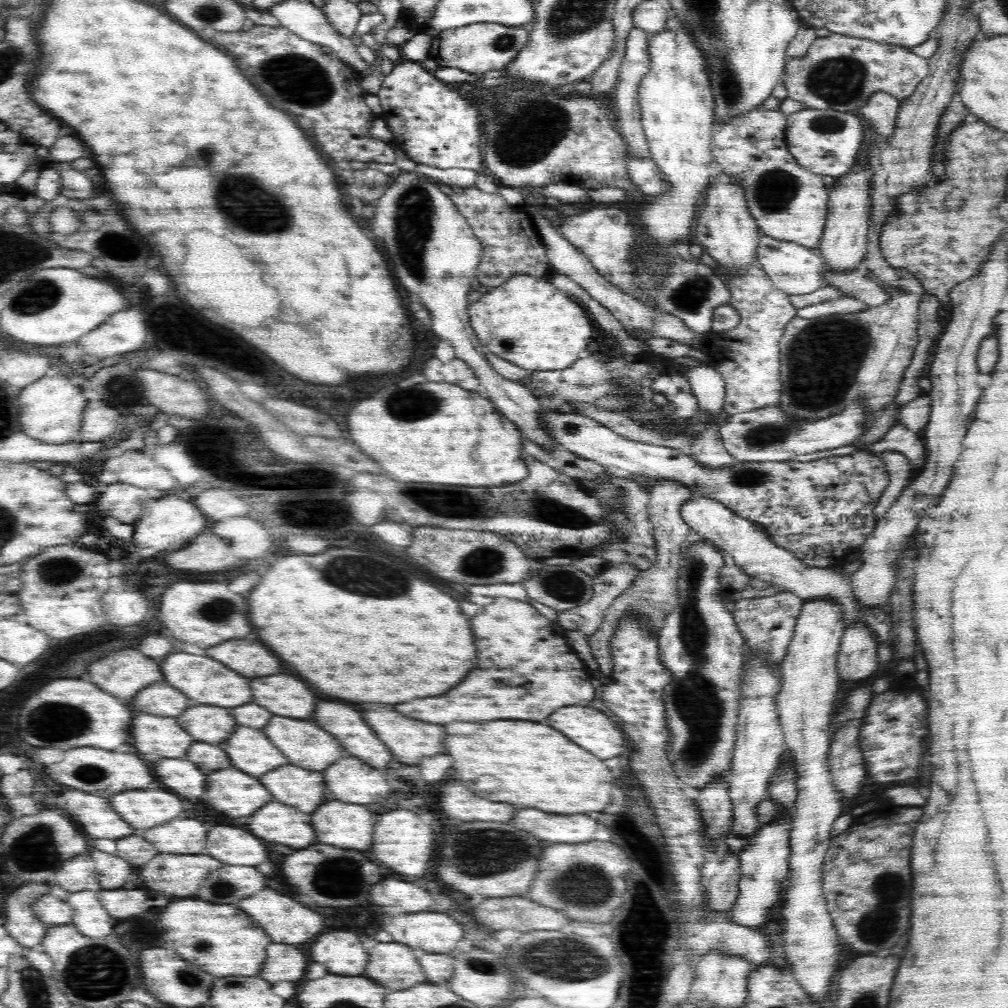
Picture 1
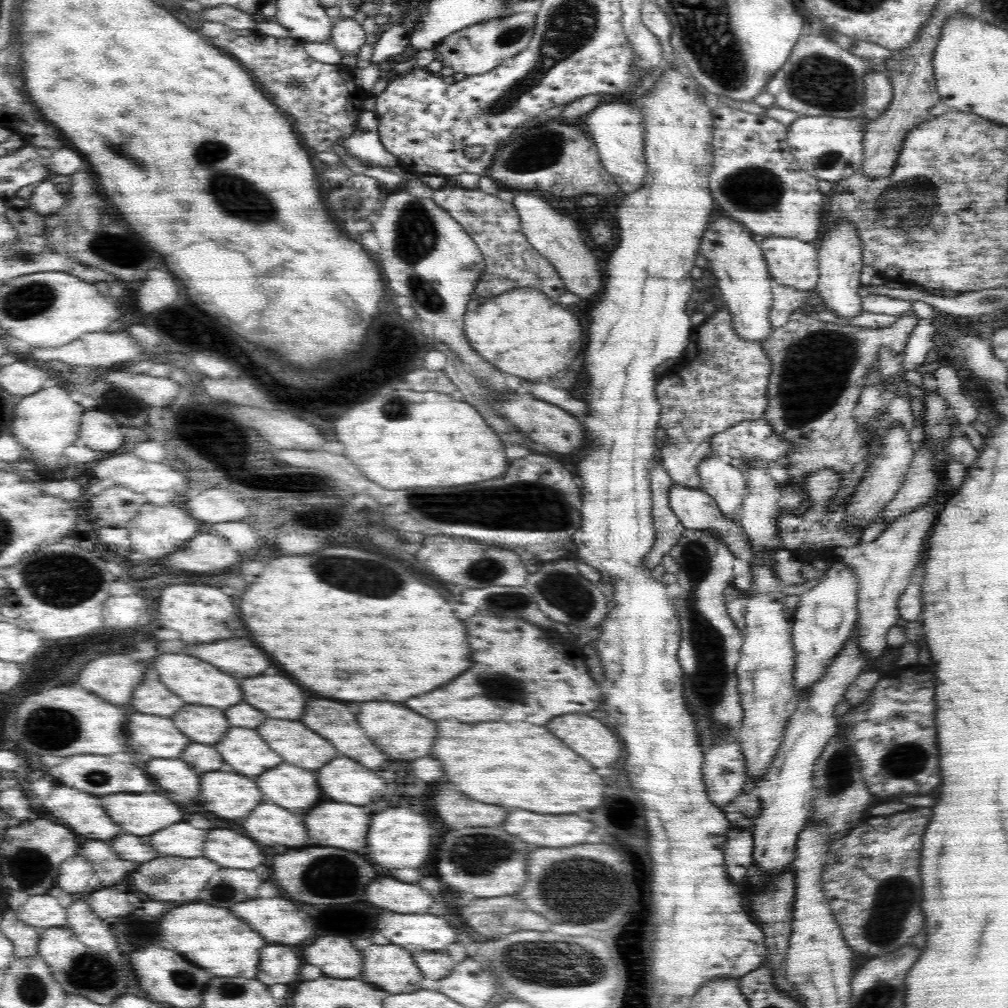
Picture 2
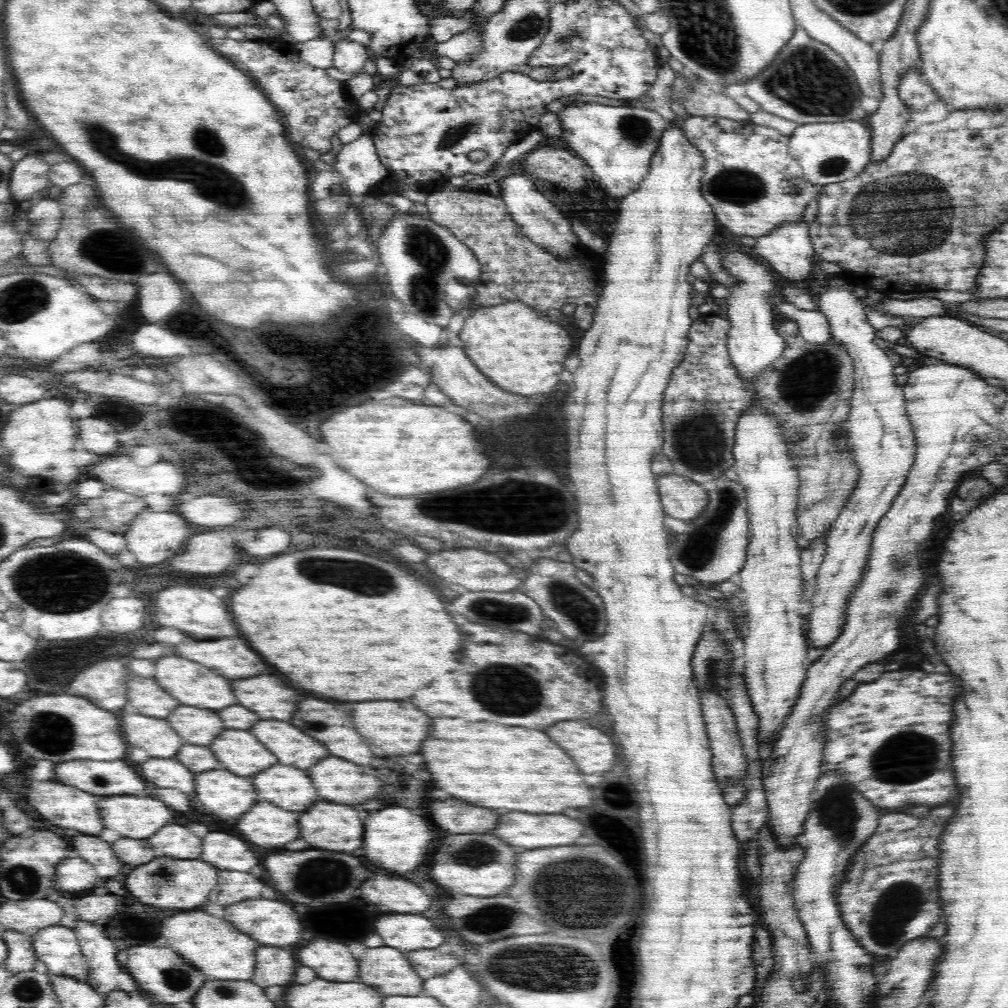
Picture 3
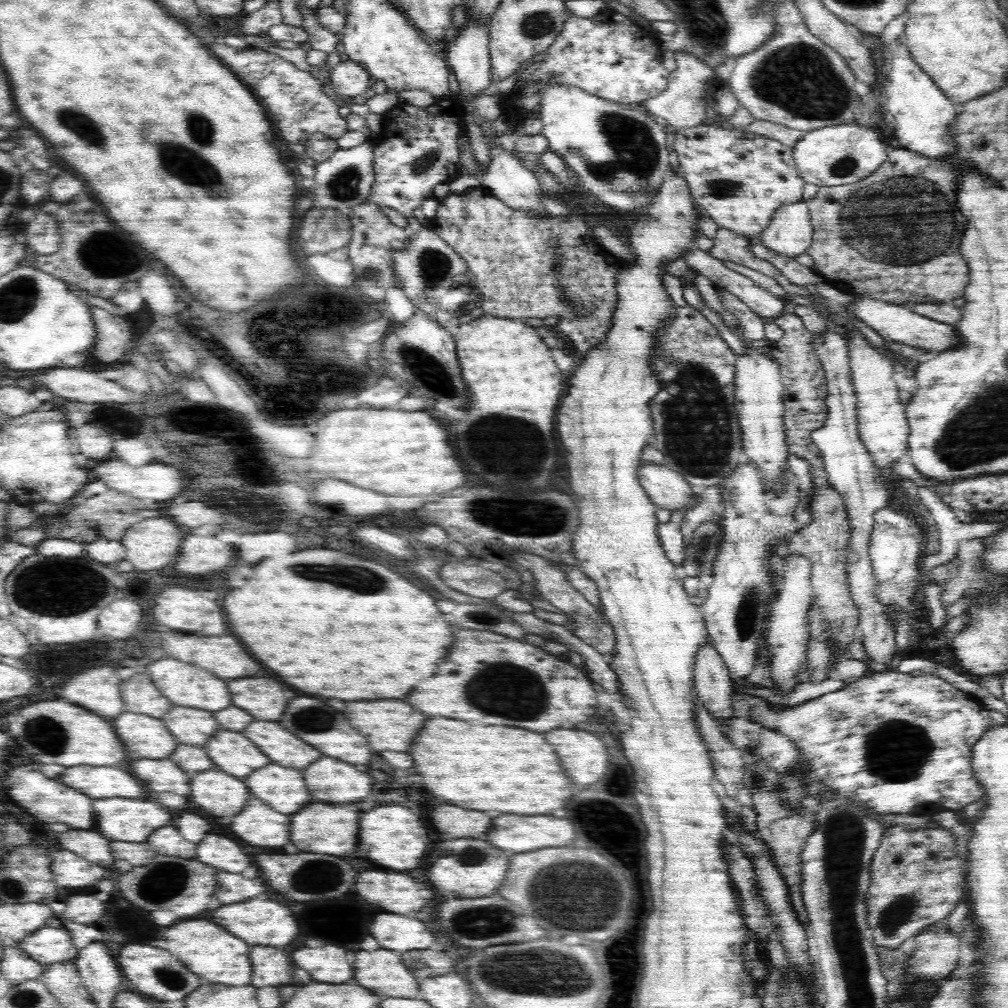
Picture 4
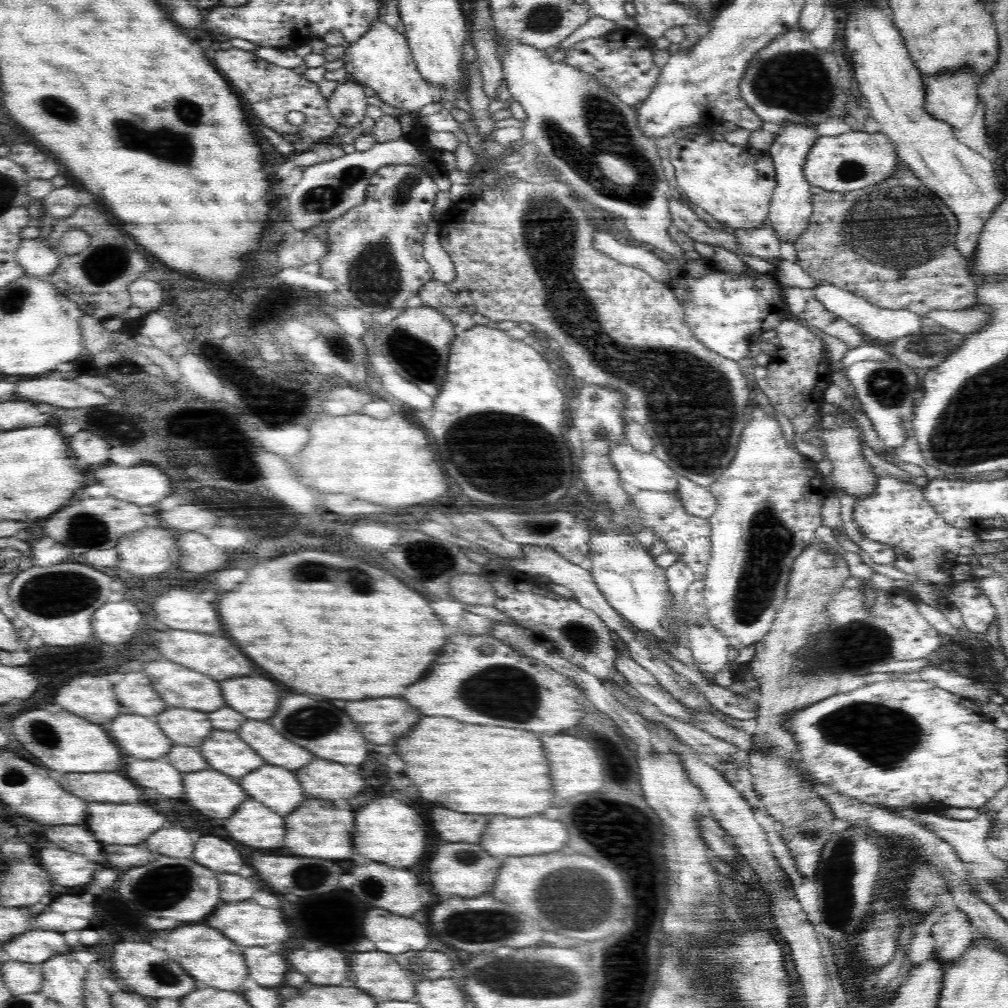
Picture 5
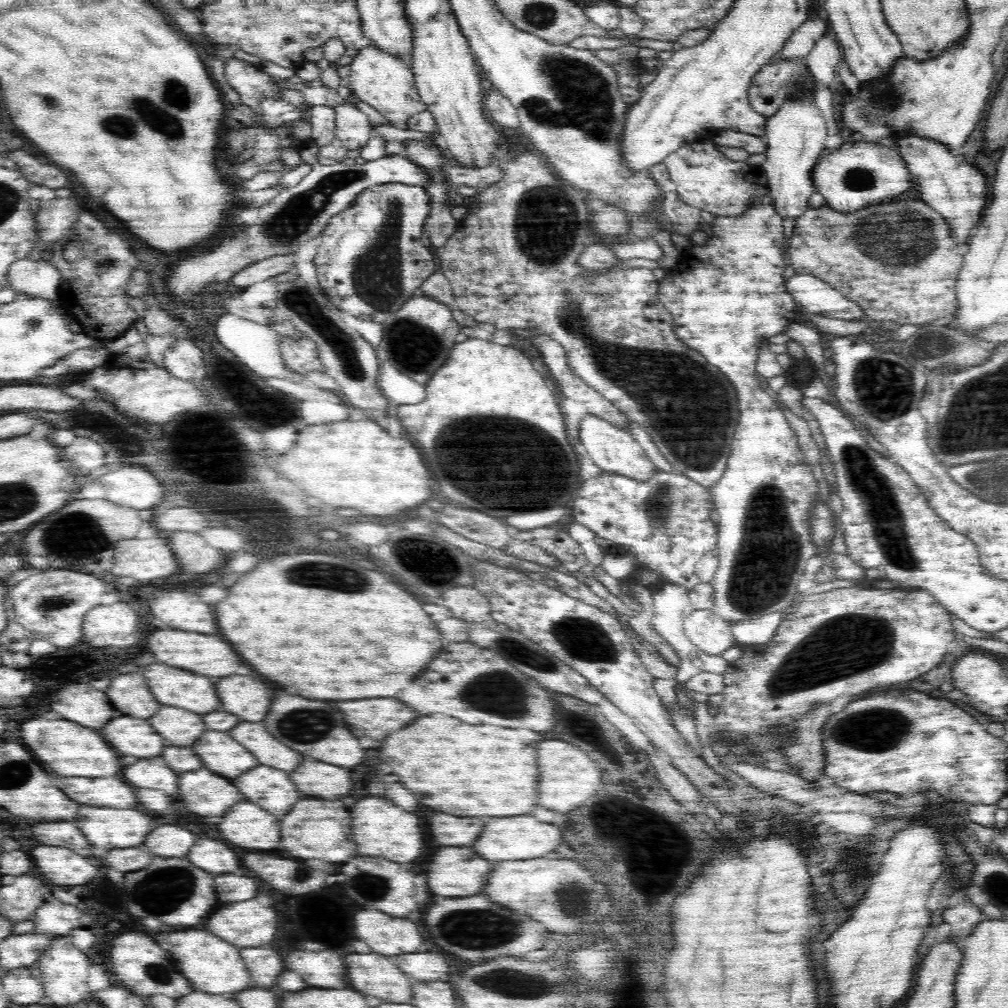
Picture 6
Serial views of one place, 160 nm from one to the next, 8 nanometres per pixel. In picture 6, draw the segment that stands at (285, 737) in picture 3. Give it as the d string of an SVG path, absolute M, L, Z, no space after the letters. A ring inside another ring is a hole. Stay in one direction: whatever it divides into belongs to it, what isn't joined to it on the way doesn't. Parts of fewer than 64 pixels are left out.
M240 722L236 728L230 730L230 736L246 746L260 764L274 766L278 770L294 770L304 756L290 750L288 746L280 744L272 734L266 732L262 722Z

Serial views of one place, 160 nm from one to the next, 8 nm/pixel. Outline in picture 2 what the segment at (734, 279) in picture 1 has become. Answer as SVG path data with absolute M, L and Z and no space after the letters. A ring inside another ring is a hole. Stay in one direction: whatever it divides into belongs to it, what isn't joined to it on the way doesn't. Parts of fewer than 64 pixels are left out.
M772 281L773 306L770 312L770 323L773 329L790 321L790 316L800 308L808 307L810 298L814 298L814 290L803 291L784 286ZM726 305L720 312L716 311L695 328L684 354L675 365L671 366L656 386L656 397L660 401L660 411L662 411L658 426L666 430L666 436L671 442L658 450L658 456L672 477L672 485L700 488L702 481L698 474L698 464L714 453L711 448L711 439L715 436L714 434L728 430L738 422L763 418L769 404L767 386L770 370L772 365L762 344L738 338L732 324L732 315Z

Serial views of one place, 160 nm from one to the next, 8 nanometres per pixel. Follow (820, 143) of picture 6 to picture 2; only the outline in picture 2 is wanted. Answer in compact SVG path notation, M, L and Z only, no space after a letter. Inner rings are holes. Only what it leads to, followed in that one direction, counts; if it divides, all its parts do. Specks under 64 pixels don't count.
M774 235L759 243L770 278L792 288L812 291L819 281L816 243Z

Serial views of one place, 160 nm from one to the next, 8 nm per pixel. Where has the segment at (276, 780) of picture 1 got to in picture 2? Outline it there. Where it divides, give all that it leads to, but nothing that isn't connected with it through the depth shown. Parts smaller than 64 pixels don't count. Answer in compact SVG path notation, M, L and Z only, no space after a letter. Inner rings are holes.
M286 762L258 776L258 788L270 802L286 806L286 810L310 810L320 800L316 774Z

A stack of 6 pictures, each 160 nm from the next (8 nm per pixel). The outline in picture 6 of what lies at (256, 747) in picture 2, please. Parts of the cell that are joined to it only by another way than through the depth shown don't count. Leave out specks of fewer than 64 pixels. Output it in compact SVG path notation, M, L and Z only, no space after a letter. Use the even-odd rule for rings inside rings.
M208 730L206 734L202 734L202 738L194 742L192 750L194 754L198 754L206 768L230 778L236 778L242 772L258 766L254 754L250 754L240 742L218 730Z

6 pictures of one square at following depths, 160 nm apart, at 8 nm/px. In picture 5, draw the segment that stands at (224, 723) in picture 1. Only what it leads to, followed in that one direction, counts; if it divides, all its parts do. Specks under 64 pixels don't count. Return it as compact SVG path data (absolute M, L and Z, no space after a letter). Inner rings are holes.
M168 707L168 710L155 716L158 726L162 728L168 738L174 740L174 744L198 746L214 730L208 716L204 712L198 712L198 710Z

